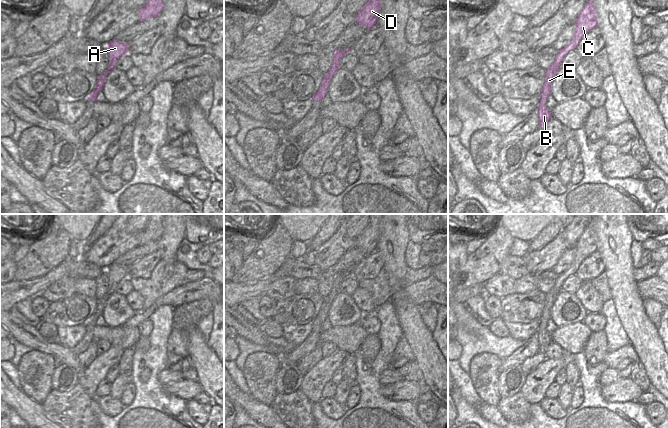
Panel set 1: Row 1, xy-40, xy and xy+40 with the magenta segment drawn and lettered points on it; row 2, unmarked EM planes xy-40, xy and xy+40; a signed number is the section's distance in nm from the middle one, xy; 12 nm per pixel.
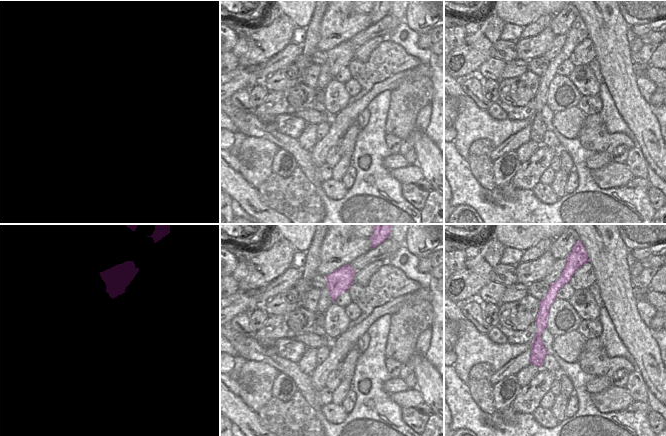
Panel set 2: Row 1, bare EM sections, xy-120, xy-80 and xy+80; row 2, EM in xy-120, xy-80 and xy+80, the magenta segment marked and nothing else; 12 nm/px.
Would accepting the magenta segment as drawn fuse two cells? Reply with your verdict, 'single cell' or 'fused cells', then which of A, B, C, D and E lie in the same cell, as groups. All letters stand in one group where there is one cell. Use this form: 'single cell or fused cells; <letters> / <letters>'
fused cells; A / B C D E

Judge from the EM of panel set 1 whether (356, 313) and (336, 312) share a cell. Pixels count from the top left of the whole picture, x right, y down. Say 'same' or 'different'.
same

